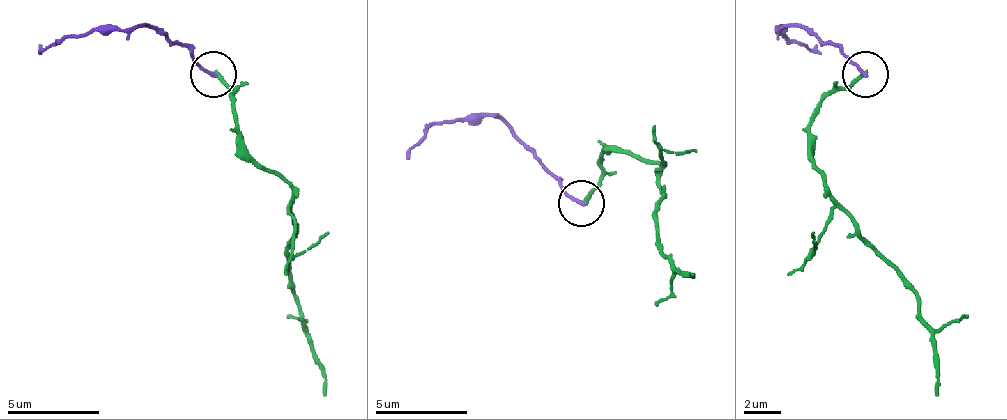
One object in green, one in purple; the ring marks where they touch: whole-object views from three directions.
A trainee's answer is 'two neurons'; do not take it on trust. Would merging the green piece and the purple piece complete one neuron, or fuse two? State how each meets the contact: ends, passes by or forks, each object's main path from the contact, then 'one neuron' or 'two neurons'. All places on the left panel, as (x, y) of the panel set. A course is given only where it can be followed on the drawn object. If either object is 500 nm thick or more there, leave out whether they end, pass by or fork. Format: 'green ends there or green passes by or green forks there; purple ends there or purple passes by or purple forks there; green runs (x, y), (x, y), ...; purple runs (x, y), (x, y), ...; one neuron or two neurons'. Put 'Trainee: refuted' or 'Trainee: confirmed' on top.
Trainee: confirmed
green ends there; purple ends there; green runs (217, 73), (231, 87), (240, 142), (290, 188), (295, 293), (327, 394); purple runs (212, 73), (153, 27), (125, 27), (65, 36), (38, 55); two neurons

